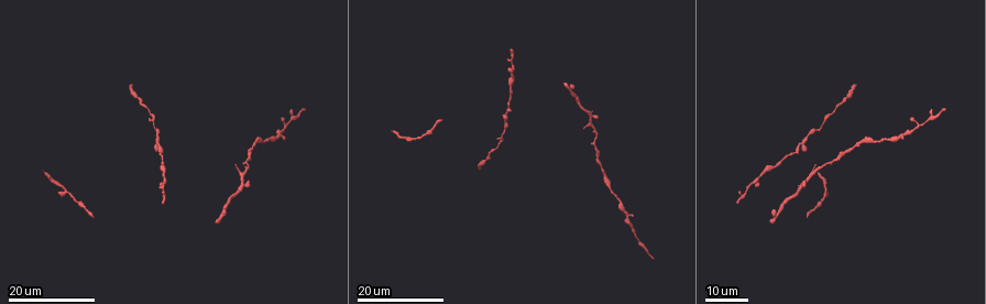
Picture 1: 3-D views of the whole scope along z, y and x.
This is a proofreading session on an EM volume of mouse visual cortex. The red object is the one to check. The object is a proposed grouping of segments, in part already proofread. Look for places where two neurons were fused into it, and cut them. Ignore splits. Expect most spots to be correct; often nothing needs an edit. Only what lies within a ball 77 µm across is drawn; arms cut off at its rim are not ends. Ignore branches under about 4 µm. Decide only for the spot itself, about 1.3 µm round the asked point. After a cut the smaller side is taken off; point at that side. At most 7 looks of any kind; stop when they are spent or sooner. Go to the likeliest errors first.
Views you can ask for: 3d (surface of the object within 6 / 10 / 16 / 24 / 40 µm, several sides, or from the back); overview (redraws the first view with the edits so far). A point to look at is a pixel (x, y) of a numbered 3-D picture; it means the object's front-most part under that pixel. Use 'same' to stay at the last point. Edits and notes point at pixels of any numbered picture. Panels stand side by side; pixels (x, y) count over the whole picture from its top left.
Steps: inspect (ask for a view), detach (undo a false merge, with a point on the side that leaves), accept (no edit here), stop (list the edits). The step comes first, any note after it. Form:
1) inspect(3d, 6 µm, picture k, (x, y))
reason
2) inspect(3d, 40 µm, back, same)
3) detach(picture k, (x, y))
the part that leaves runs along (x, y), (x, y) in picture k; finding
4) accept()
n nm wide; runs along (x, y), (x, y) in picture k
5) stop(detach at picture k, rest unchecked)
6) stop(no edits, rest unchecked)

inspect(3d, 16 µm, picture 1, (756, 182))
three-way junction

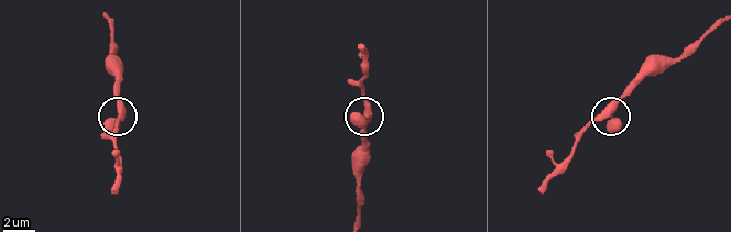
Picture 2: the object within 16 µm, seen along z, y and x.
inspect(3d, 6 µm, picture 2, (611, 112))

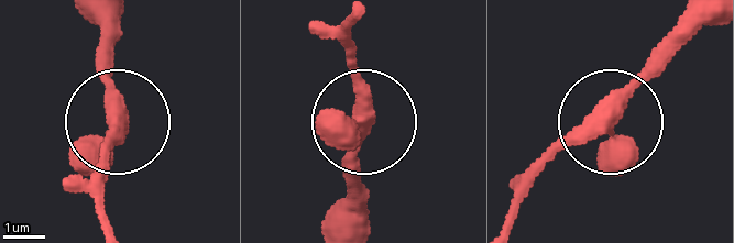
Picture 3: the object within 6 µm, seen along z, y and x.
accept()
one neuron here

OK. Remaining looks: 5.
inspect(3d, 24 µm, picture 1, (152, 121))
three-way junction

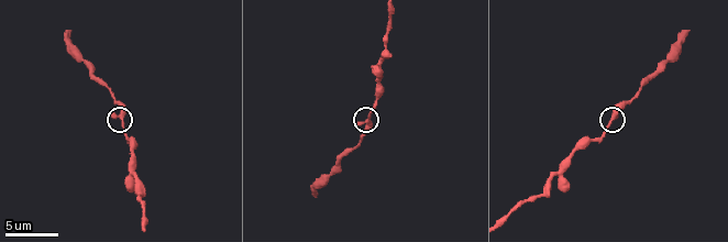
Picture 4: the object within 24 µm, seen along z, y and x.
inspect(3d, 6 µm, picture 4, (610, 122))

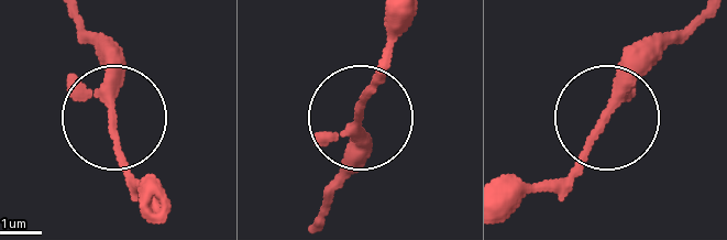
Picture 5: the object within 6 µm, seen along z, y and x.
accept()
runs along (505, 216), (579, 155), (670, 43) in picture 5; one neuron here

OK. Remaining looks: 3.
inspect(3d, 16 µm, picture 1, (919, 124))
three arms meet

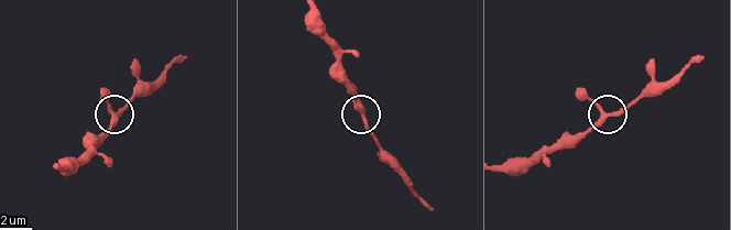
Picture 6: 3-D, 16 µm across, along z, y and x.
inspect(3d, 10 µm, picture 6, (365, 122))

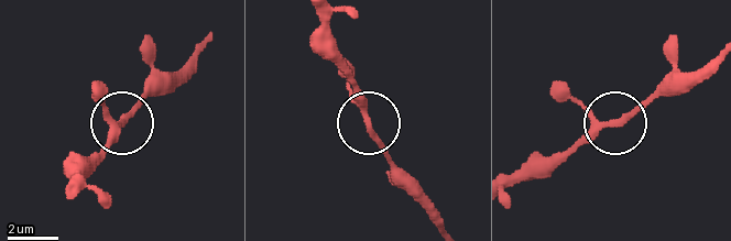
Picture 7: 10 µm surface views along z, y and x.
accept()
3 arms; runs along (514, 181), (545, 172), (628, 114), (669, 73) in picture 7; one neuron here

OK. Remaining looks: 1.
stop(no edits, rest unchecked)

